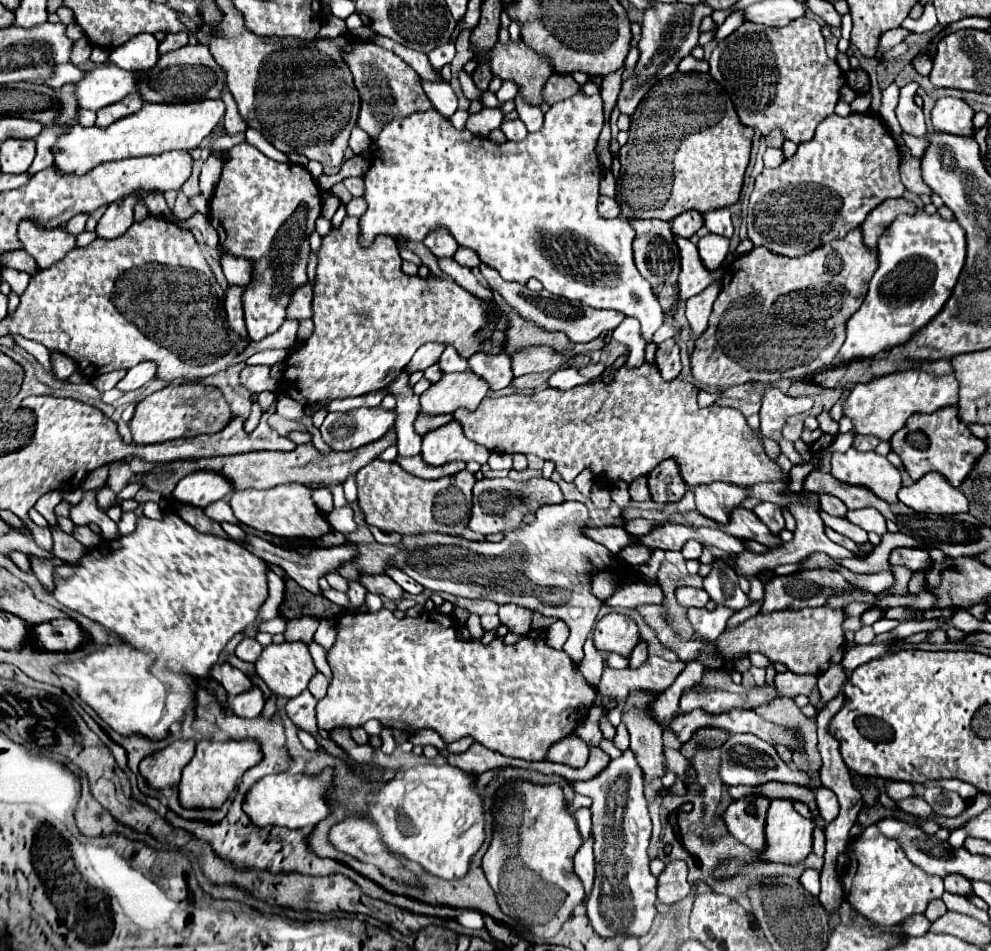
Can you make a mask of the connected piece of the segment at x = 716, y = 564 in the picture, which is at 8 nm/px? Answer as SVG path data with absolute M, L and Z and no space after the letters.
M719 559L711 561L711 571L703 579L703 589L711 595L715 603L727 603L735 611L751 605L749 597L739 587L739 577L735 569L723 567L723 561Z

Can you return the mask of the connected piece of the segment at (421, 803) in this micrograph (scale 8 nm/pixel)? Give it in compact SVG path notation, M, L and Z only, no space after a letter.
M417 765L395 779L379 787L379 791L369 801L369 817L379 825L383 843L415 863L419 863L427 873L441 879L459 879L469 871L471 857L477 853L485 841L485 819L483 819L483 799L475 789L475 781L463 769L453 765Z

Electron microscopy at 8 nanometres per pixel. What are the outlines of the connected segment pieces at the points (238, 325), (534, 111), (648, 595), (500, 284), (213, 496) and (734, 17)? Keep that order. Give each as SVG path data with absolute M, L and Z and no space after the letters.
M231 285L227 287L227 299L225 299L225 311L229 313L229 325L235 333L247 337L245 333L245 321L243 321L243 303L241 303L243 287Z
M519 95L515 97L515 105L517 105L517 115L519 115L519 119L525 124L527 131L538 131L544 121L543 111L539 107L527 105Z
M653 583L623 585L605 601L605 605L609 605L609 607L626 608L635 608L646 603L665 603L665 595L663 595L663 589L659 585L653 585Z
M485 263L479 265L479 271L481 271L481 275L489 281L491 289L497 289L497 291L503 295L503 299L505 299L511 307L515 307L515 309L519 311L521 317L535 321L537 325L541 325L541 327L547 329L547 331L563 331L563 333L567 333L567 337L569 337L573 343L589 343L589 341L601 337L603 333L613 331L615 327L621 325L621 319L625 319L625 315L621 315L619 311L605 311L605 309L585 307L585 305L581 305L581 303L571 303L569 299L561 299L561 297L557 297L557 295L551 295L551 293L545 291L545 289L539 291L539 293L535 293L535 291L527 289L527 285L503 281L503 279L499 277L499 273L497 273L495 269L491 269L489 265L485 265Z
M197 471L183 477L173 489L171 497L193 507L207 507L213 501L231 497L231 483L215 471Z
M735 11L735 13L731 13L727 19L725 19L725 23L715 31L715 37L713 37L713 41L723 41L727 35L731 35L739 25L743 23L743 13L741 11Z

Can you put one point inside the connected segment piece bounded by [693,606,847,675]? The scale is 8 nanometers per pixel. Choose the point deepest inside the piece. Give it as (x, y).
(808, 641)

